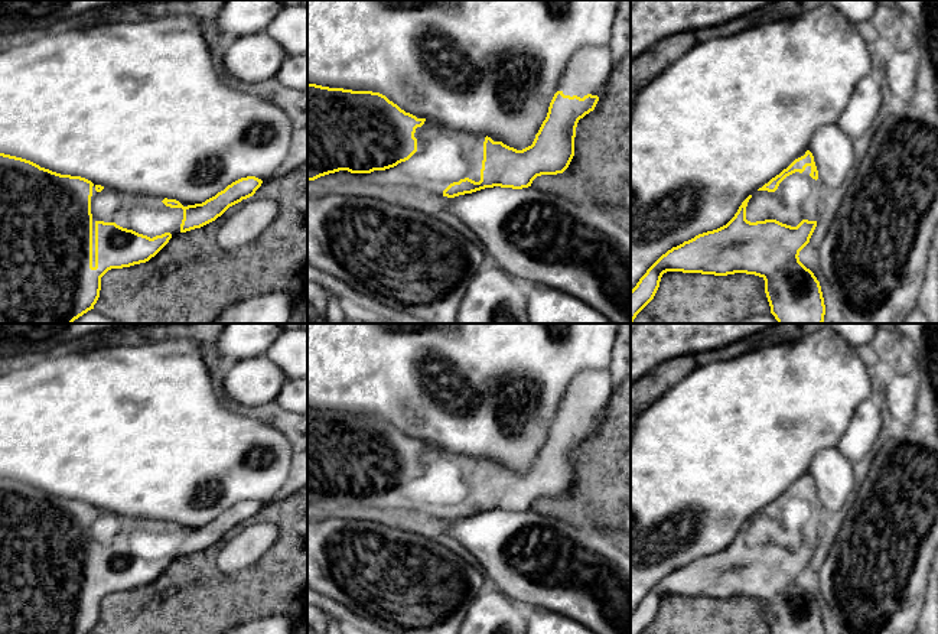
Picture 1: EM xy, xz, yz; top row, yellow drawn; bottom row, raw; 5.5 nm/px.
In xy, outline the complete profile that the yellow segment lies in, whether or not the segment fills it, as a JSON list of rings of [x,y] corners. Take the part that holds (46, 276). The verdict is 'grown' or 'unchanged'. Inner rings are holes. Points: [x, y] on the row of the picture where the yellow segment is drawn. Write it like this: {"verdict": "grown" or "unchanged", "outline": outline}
{"verdict": "grown", "outline": [[[0,153],[0,323],[72,323],[94,309],[101,277],[108,270],[149,261],[172,237],[215,221],[229,207],[253,196],[261,183],[255,176],[241,178],[205,202],[188,205],[176,199],[114,191]]]}

